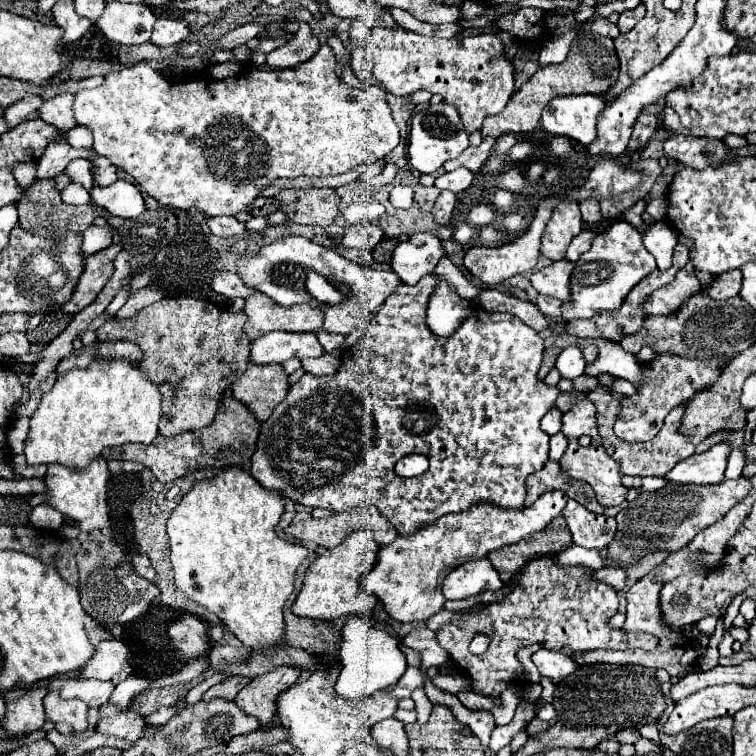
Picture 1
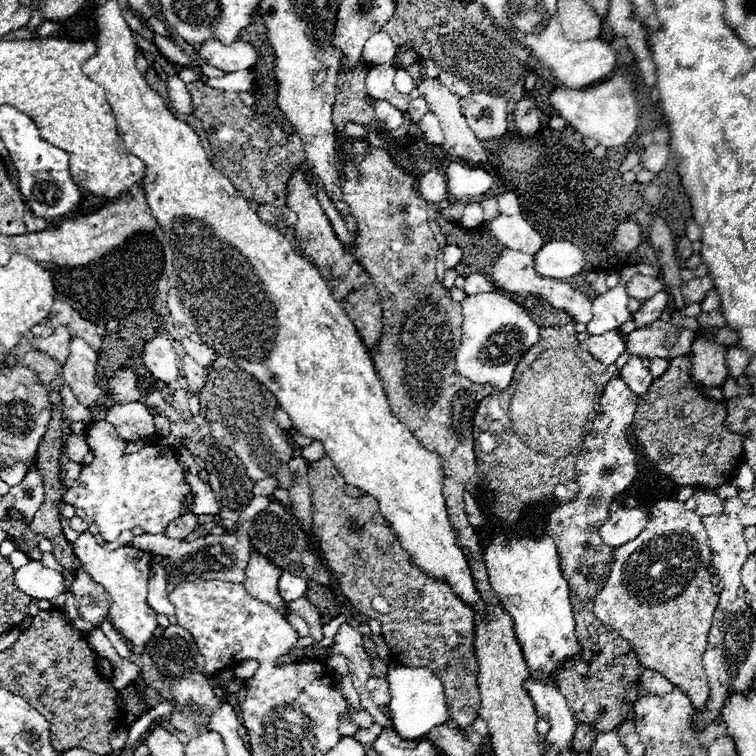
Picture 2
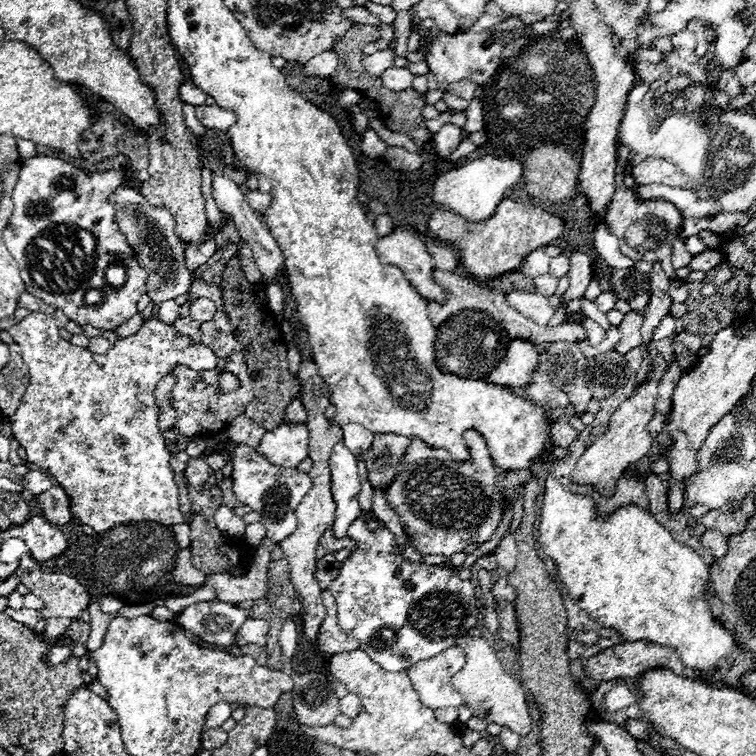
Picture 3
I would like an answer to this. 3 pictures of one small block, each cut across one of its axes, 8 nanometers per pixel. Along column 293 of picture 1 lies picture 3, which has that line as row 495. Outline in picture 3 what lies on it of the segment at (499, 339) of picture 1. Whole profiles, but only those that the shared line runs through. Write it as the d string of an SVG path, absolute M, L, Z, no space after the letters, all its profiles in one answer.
M466 430L464 432L464 440L466 446L470 450L472 460L468 462L454 462L452 456L446 450L436 450L430 448L428 444L424 444L418 438L412 438L408 452L402 460L404 472L400 472L394 482L390 484L390 488L384 492L390 508L396 510L400 522L404 526L408 526L408 536L414 538L416 550L422 554L456 554L462 552L468 544L478 544L478 542L486 542L492 538L494 530L498 528L502 514L504 514L504 500L502 494L496 488L496 468L494 462L490 458L486 440L476 432L476 430Z

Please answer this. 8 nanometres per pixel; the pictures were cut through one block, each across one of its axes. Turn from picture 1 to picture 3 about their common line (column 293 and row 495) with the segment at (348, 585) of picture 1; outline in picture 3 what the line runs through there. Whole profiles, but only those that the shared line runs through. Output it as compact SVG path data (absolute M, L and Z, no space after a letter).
M658 354L654 358L654 368L648 374L648 380L644 382L642 388L638 388L628 400L624 400L618 410L612 414L608 430L598 436L592 446L586 448L586 452L580 456L580 460L576 462L576 468L572 472L572 480L578 484L594 484L604 496L612 496L614 492L614 484L616 478L622 476L622 472L636 460L640 460L642 456L648 454L650 444L652 444L652 434L646 430L646 424L650 422L652 414L654 414L654 404L656 404L656 386L658 386L658 378L666 372L668 362L664 362L664 358Z

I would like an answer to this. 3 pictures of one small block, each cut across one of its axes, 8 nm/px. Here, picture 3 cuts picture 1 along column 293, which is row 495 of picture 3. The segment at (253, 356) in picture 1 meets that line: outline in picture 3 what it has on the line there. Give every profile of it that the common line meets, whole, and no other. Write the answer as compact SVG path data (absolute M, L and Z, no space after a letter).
M338 442L330 456L332 468L332 494L336 502L336 520L334 520L334 538L344 538L348 526L358 518L358 492L360 492L360 476L358 476L358 460L356 456Z

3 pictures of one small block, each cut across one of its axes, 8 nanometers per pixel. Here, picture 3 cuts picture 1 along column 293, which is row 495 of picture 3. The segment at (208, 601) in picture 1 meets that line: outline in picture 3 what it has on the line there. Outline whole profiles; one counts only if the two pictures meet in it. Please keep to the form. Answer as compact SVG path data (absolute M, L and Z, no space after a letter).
M548 476L544 482L544 510L540 516L540 546L544 554L548 554L556 568L558 578L568 588L570 598L584 608L590 618L594 618L600 626L614 628L626 640L646 640L660 646L672 646L682 654L682 662L688 668L712 670L718 666L720 670L706 680L722 680L732 688L738 688L740 676L748 672L752 664L752 654L742 652L732 634L726 632L710 612L710 606L704 600L706 584L710 578L710 566L688 546L674 540L674 536L662 528L654 516L636 504L620 506L612 514L598 514L596 502L592 496L572 494L564 490L564 486Z

